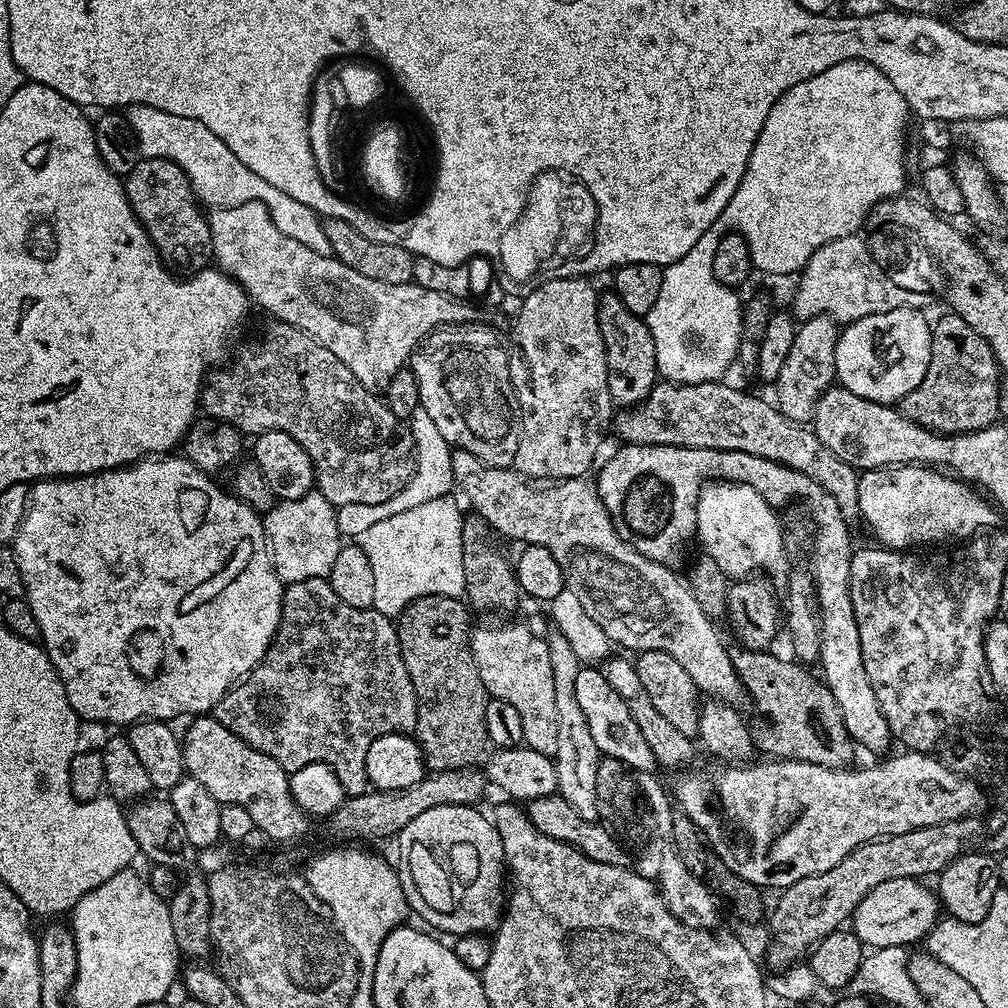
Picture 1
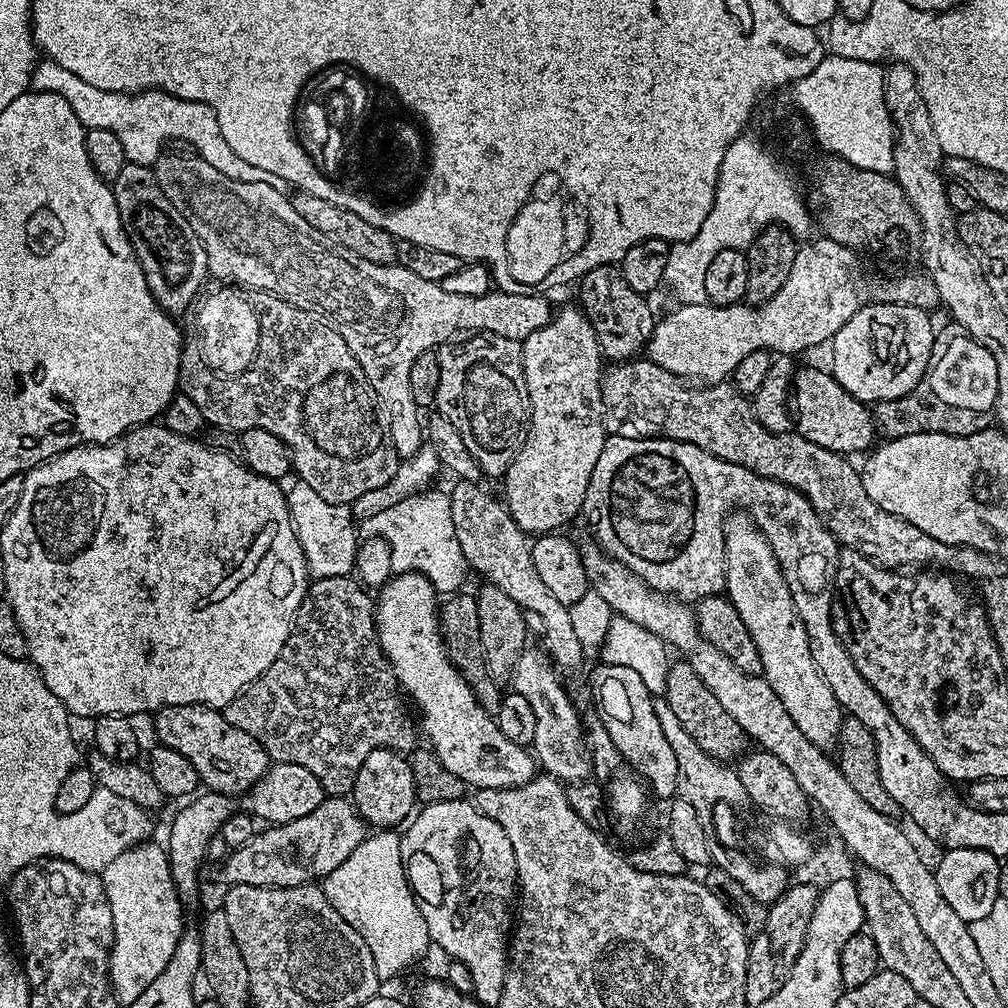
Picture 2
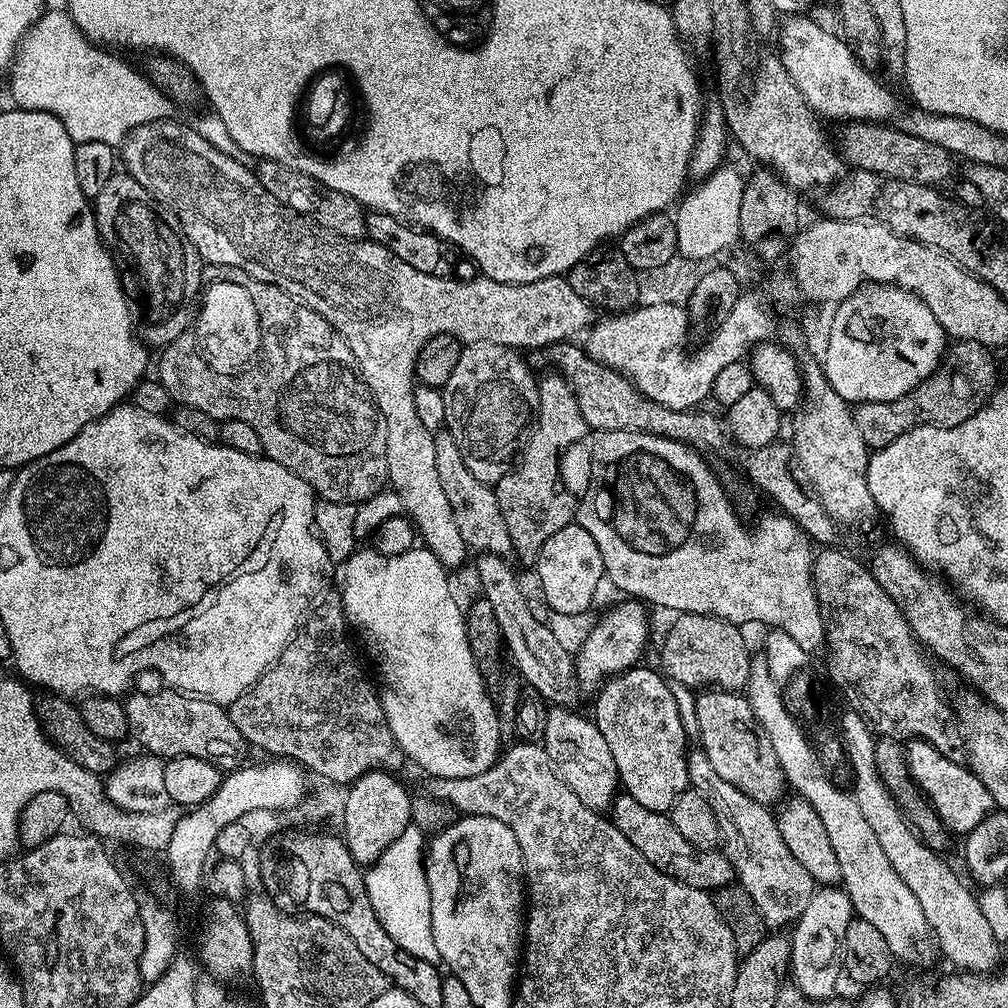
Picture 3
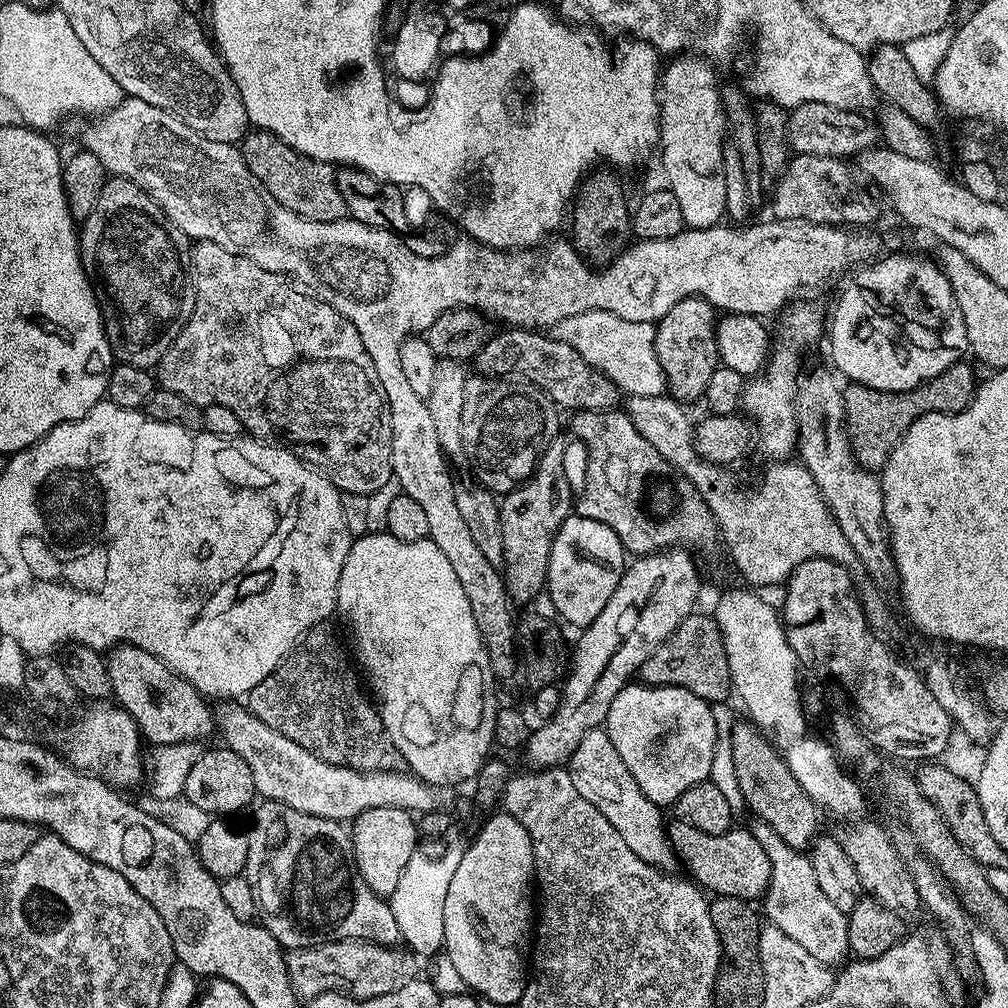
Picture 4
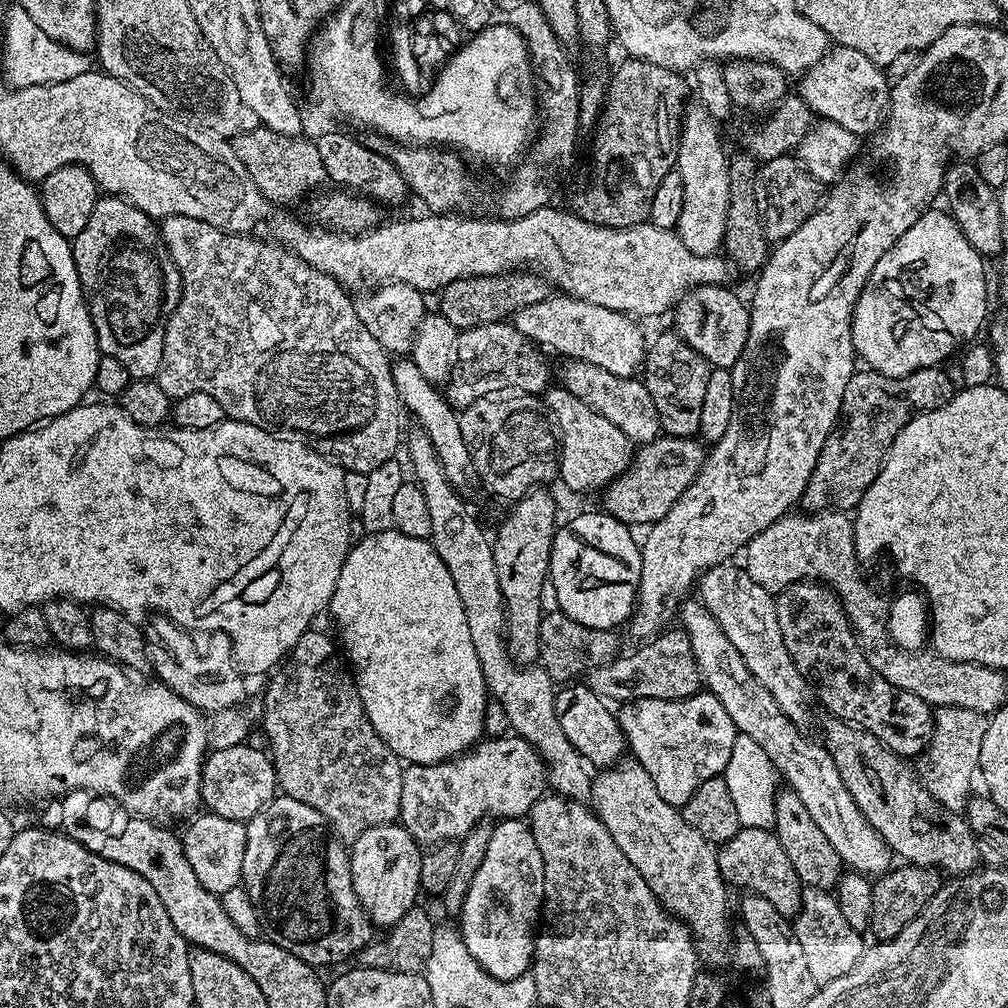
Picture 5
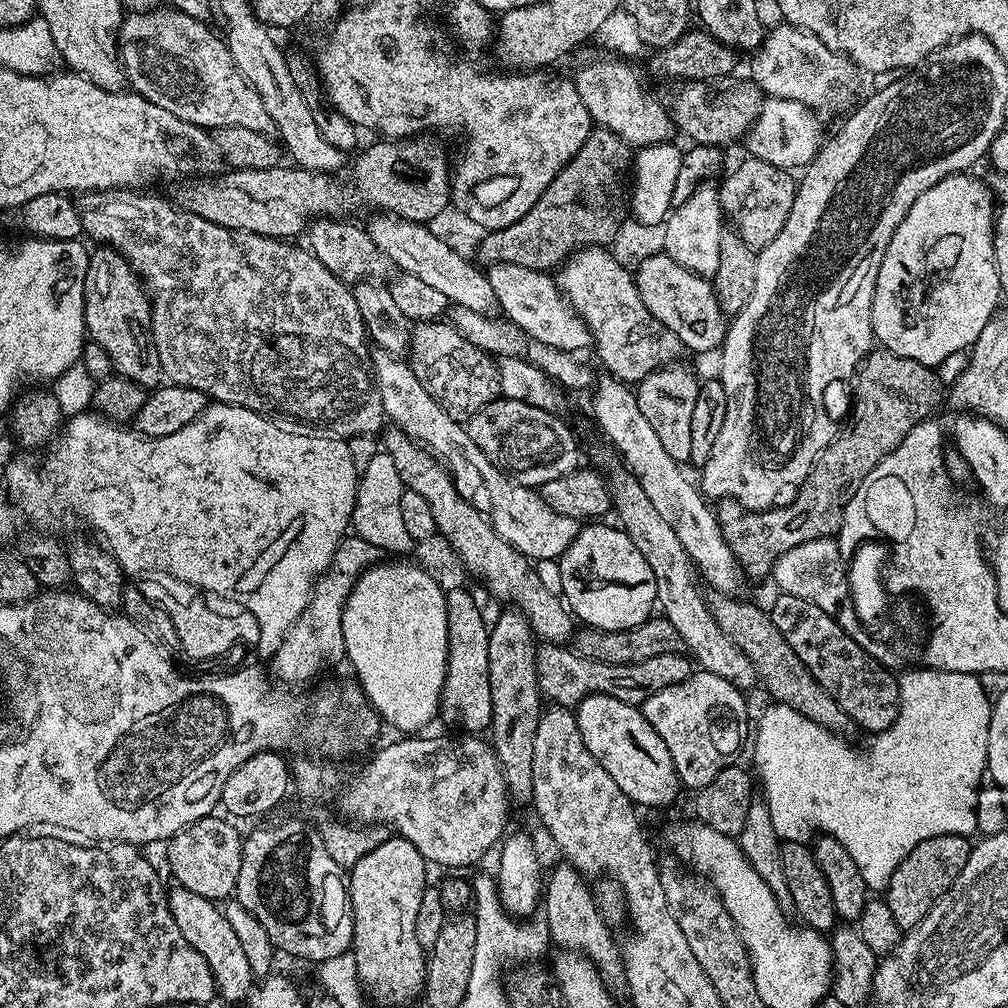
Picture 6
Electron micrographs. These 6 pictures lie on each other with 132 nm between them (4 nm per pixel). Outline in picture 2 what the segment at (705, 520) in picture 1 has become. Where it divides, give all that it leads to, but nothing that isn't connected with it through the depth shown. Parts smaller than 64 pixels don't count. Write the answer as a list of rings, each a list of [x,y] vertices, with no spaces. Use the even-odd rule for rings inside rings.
[[[736,510],[724,521],[724,587],[726,600],[736,607],[739,623],[750,630],[750,638],[754,638],[754,646],[758,646],[758,658],[762,662],[762,675],[778,698],[782,698],[782,706],[786,706],[786,714],[794,718],[794,726],[814,742],[814,746],[825,750],[831,749],[834,742],[839,741],[840,727],[846,715],[838,698],[834,698],[834,690],[826,686],[826,678],[814,666],[814,654],[810,654],[810,642],[806,638],[806,626],[802,626],[802,618],[798,618],[798,610],[794,606],[794,598],[786,586],[786,578],[774,558],[774,550],[766,542],[766,538],[756,527],[752,517],[743,510]]]

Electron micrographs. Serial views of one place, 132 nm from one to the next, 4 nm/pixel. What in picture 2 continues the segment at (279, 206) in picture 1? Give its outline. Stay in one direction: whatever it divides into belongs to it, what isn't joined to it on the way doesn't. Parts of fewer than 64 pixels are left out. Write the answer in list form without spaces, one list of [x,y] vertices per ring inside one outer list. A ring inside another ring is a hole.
[[[47,58],[37,63],[31,87],[37,92],[62,94],[62,98],[70,102],[70,110],[78,114],[78,122],[82,122],[85,130],[97,128],[118,134],[129,164],[155,165],[169,142],[183,142],[199,156],[206,158],[206,162],[210,162],[210,166],[214,166],[214,170],[218,170],[218,174],[226,178],[234,178],[238,182],[266,182],[266,186],[274,186],[274,190],[285,191],[286,185],[282,178],[269,174],[266,170],[258,170],[258,166],[250,166],[250,162],[242,162],[242,158],[238,158],[238,154],[234,154],[234,150],[226,146],[226,138],[222,138],[218,118],[208,111],[205,104],[180,100],[177,96],[168,96],[155,90],[131,94],[98,90],[98,86],[82,82],[78,74],[70,74],[70,70]]]

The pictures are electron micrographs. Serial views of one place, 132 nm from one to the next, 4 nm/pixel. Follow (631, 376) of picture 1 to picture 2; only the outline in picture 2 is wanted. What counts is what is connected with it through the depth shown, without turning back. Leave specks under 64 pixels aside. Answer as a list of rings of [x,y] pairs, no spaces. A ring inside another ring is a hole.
[[[615,264],[594,266],[594,270],[580,277],[578,287],[578,306],[586,314],[590,326],[594,326],[594,334],[600,343],[603,359],[608,362],[637,359],[647,349],[648,339],[656,328],[657,317],[652,316],[652,308],[648,305],[649,297],[634,290],[626,282],[622,270]]]

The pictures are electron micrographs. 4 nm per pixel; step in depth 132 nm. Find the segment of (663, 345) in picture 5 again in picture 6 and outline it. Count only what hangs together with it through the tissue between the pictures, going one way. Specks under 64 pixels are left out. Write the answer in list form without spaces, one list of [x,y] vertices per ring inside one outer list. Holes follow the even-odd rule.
[[[680,367],[656,368],[635,385],[634,391],[642,418],[650,418],[650,426],[654,426],[666,454],[677,462],[688,462],[693,440],[691,425],[694,423],[694,406],[698,403],[701,381],[696,380],[690,369]]]

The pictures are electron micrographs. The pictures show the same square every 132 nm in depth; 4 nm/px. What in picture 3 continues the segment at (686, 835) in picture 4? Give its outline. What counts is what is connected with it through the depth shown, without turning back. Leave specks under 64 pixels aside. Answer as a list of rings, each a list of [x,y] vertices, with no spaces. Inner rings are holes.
[[[620,794],[610,805],[610,819],[612,825],[624,835],[626,842],[630,842],[630,846],[634,846],[634,850],[638,850],[638,854],[650,862],[650,866],[665,872],[670,878],[691,888],[705,890],[715,890],[733,883],[732,863],[723,851],[716,848],[695,848],[686,842],[686,838],[682,838],[682,834],[678,834],[678,829],[674,827],[671,815],[646,810],[646,806],[638,806],[634,798]]]

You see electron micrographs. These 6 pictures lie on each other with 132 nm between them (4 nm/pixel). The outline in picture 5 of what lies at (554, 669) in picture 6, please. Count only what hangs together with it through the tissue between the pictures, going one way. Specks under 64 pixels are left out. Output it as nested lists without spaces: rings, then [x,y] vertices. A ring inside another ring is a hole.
[[[682,630],[668,631],[645,639],[637,652],[625,651],[614,662],[591,668],[586,674],[588,688],[608,702],[641,700],[644,696],[659,700],[681,700],[701,691],[700,671],[698,662],[694,660],[694,650],[690,648],[690,638]]]

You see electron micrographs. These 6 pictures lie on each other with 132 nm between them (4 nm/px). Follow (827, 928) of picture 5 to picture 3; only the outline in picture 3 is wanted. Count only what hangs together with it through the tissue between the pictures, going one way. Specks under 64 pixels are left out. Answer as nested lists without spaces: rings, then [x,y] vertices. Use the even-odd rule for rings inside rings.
[[[692,750],[688,753],[688,779],[695,791],[703,792],[707,796],[710,810],[714,810],[714,818],[720,827],[722,851],[732,863],[735,879],[746,890],[746,894],[750,894],[750,898],[754,898],[754,906],[758,906],[758,914],[762,914],[765,925],[772,930],[784,930],[784,927],[787,929],[789,926],[795,925],[814,894],[814,881],[810,878],[810,874],[806,874],[805,868],[799,864],[798,858],[794,858],[794,854],[790,854],[786,842],[782,842],[782,834],[778,834],[773,809],[769,805],[754,802],[754,798],[750,798],[750,794],[742,794],[742,790],[738,790],[738,786],[730,786],[730,782],[725,782],[714,771],[714,766],[710,766],[710,762],[702,750]]]

